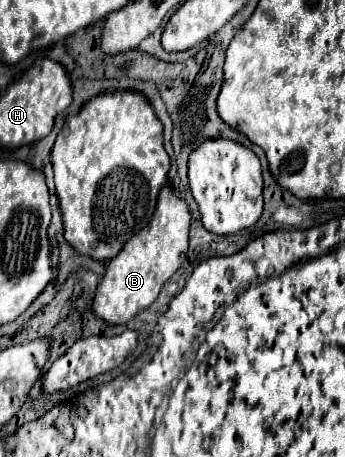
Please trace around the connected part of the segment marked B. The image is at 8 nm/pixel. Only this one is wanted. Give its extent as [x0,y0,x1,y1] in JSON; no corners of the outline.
[92,185,190,325]

